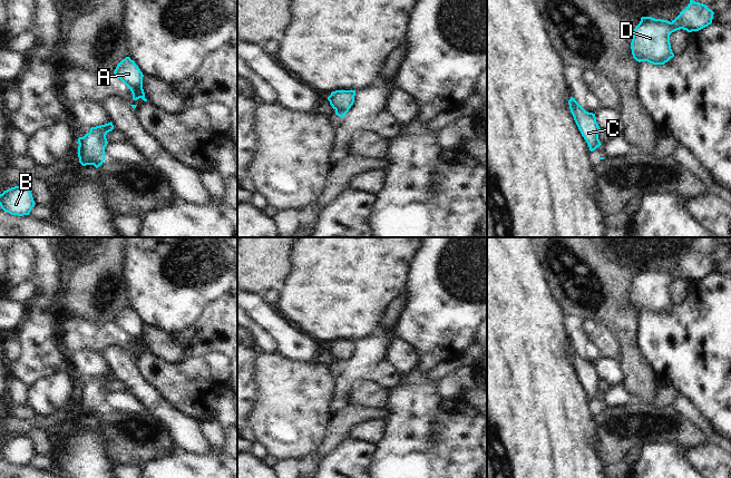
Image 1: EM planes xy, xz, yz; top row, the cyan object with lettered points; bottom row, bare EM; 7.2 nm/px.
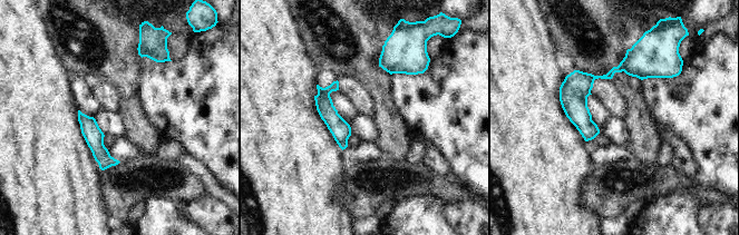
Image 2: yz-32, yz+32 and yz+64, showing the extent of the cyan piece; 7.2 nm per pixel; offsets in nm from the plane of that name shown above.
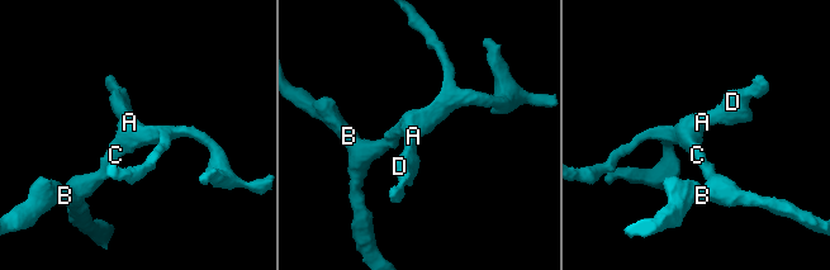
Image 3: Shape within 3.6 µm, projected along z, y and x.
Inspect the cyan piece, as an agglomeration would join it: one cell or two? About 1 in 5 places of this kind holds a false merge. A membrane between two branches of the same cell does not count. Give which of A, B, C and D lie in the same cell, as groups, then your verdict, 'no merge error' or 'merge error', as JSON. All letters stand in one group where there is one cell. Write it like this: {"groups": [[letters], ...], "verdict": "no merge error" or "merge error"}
{"groups": [["A", "B", "C", "D"]], "verdict": "no merge error"}

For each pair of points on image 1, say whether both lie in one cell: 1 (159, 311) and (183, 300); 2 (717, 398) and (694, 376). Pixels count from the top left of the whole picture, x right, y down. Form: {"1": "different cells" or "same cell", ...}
{"1": "same cell", "2": "same cell"}

